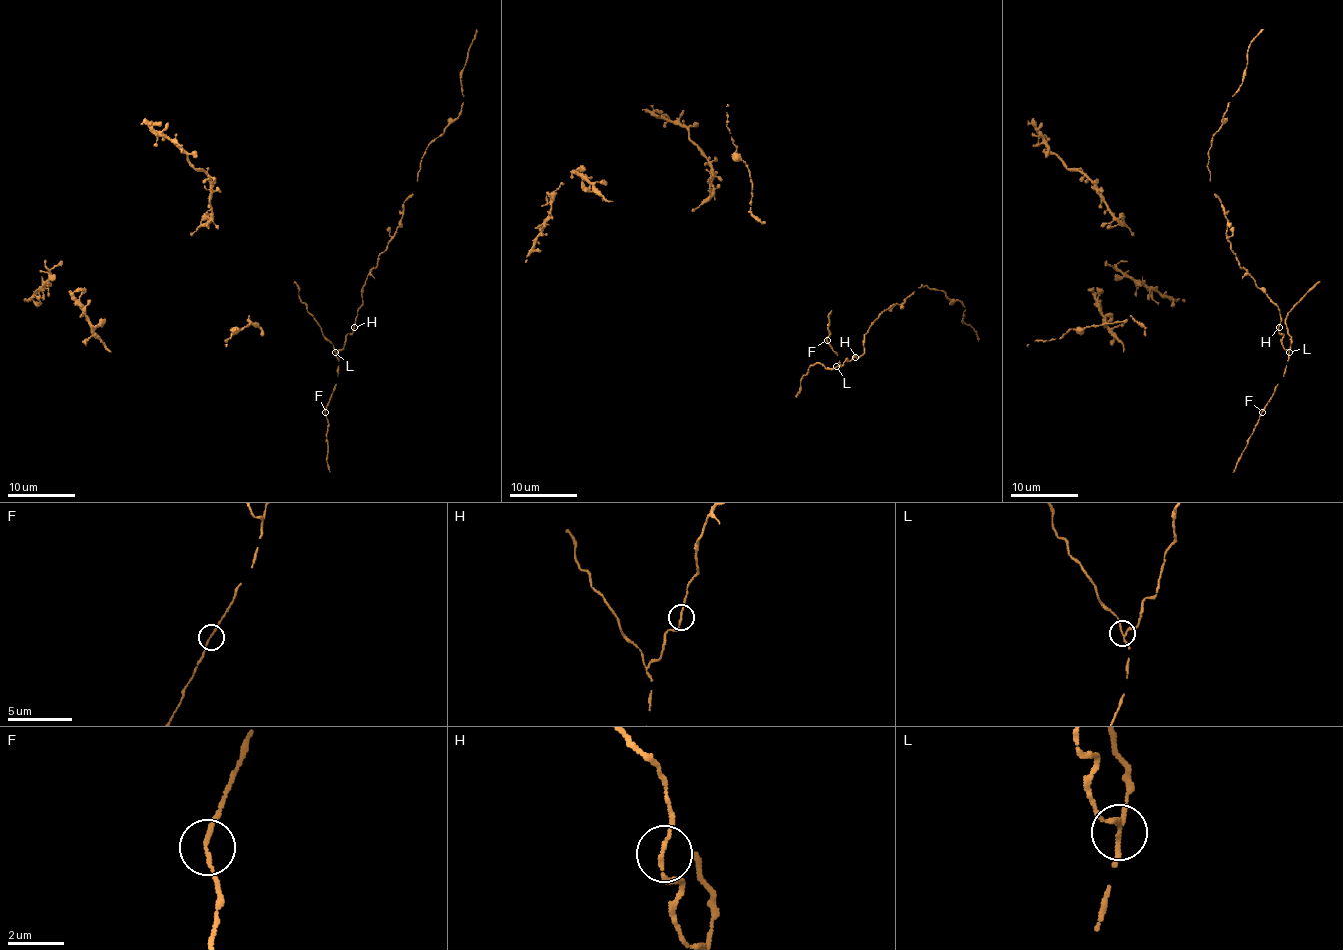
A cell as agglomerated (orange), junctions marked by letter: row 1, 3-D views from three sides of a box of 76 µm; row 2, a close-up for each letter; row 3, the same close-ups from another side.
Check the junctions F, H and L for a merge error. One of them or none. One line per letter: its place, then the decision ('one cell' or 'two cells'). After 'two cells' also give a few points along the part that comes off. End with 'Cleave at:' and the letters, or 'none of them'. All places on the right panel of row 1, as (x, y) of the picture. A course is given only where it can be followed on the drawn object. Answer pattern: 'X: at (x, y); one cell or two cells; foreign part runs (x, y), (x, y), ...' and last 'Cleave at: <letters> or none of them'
F: at (1262, 412); one cell
H: at (1279, 327); one cell
L: at (1289, 352); two cells; foreign part runs (1289, 353), (1291, 343), (1286, 315), (1320, 281)
Cleave at: L

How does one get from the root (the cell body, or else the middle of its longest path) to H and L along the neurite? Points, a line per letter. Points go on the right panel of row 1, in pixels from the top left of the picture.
H: (1284, 320), (1291, 337), (1289, 351), (1282, 346), (1279, 327)
L: (1284, 320), (1291, 337), (1289, 353)

